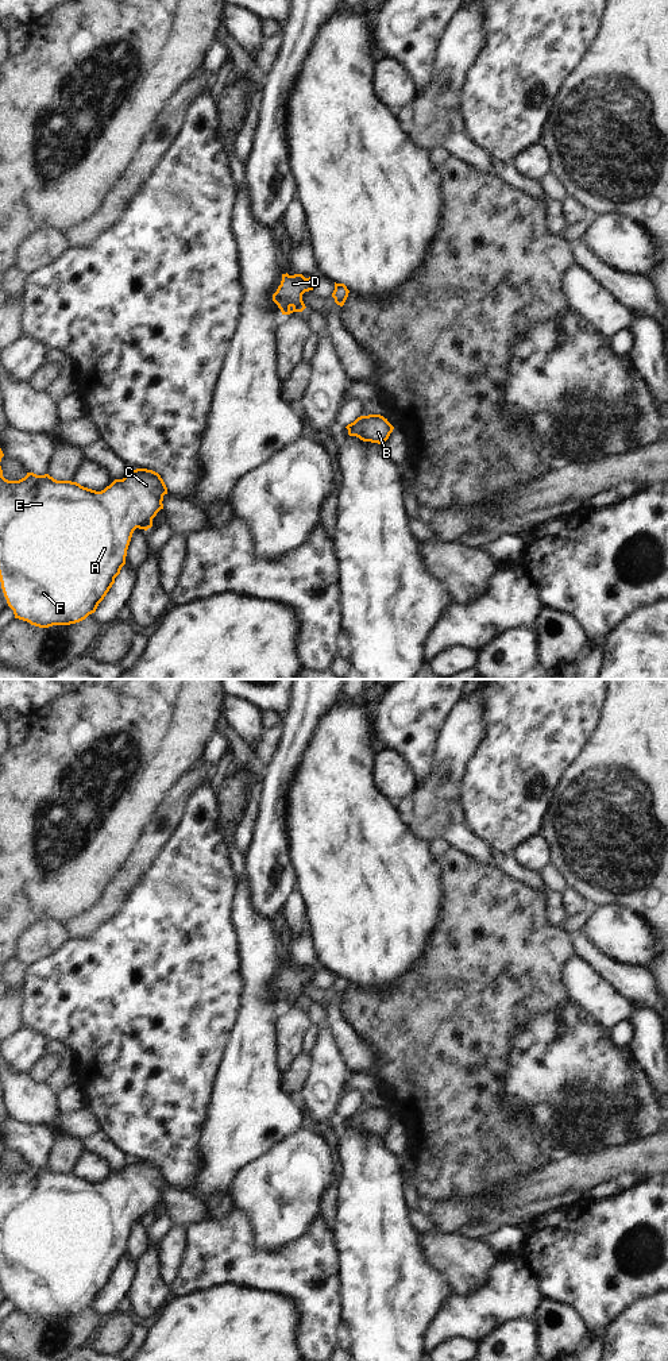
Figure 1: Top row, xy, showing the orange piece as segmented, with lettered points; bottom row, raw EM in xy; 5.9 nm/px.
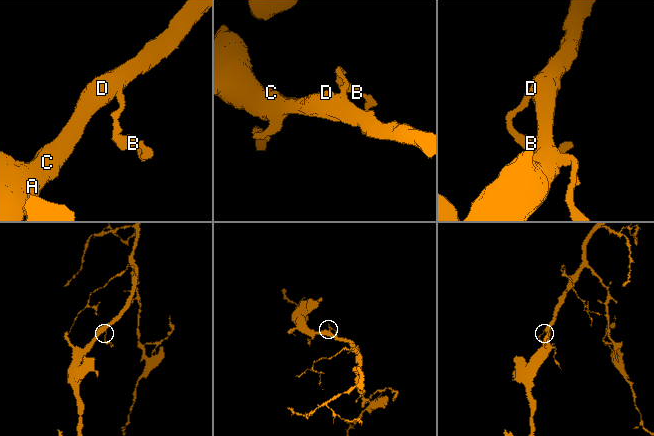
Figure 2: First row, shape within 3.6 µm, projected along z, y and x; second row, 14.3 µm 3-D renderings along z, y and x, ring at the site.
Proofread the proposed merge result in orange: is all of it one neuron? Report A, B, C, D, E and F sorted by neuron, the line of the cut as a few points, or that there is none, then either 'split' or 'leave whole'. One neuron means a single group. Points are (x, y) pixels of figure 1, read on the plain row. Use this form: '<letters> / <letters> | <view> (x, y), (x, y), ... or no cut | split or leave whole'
A B C D E F | no cut | leave whole

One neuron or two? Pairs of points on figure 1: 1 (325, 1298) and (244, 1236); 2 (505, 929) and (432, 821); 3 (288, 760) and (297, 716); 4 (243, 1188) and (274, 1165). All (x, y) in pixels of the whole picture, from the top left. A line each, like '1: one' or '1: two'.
1: one
2: two
3: one
4: one

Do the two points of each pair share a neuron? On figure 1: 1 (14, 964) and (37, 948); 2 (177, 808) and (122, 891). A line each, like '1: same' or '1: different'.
1: different
2: same

